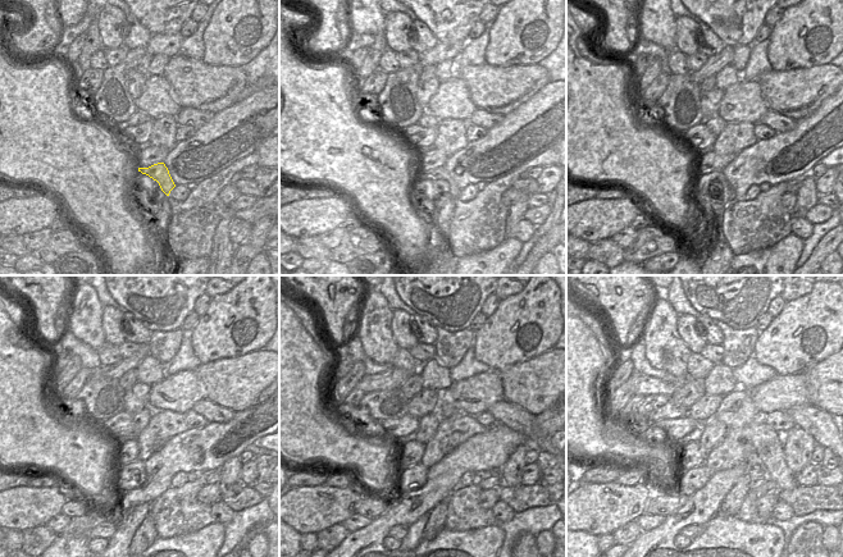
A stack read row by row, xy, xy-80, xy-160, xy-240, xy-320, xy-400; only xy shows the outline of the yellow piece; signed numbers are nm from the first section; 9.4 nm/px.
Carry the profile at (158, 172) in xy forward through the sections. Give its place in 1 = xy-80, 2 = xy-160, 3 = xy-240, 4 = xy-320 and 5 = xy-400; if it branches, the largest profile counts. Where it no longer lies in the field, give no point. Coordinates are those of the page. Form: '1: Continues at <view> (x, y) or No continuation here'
1: Continues at xy-80 (422, 192)
2: Continues at xy-160 (712, 188)
3: Continues at xy-240 (130, 476)
4: Continues at xy-320 (414, 478)
5: Continues at xy-400 (689, 482).

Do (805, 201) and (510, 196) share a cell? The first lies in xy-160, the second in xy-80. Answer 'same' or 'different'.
different

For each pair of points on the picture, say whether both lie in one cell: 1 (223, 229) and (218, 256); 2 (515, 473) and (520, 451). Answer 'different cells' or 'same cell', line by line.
1: same cell
2: same cell

